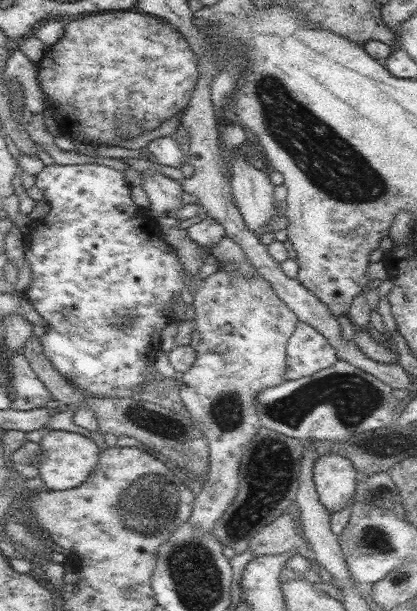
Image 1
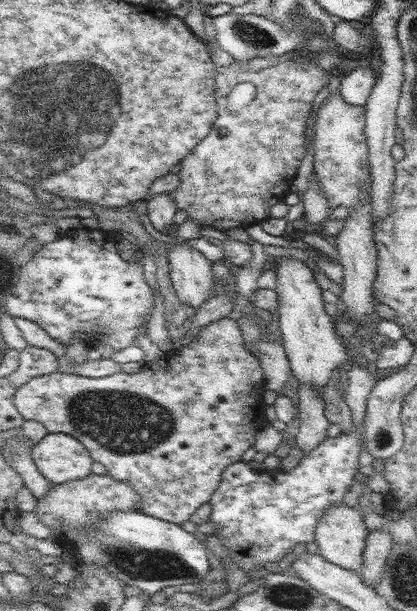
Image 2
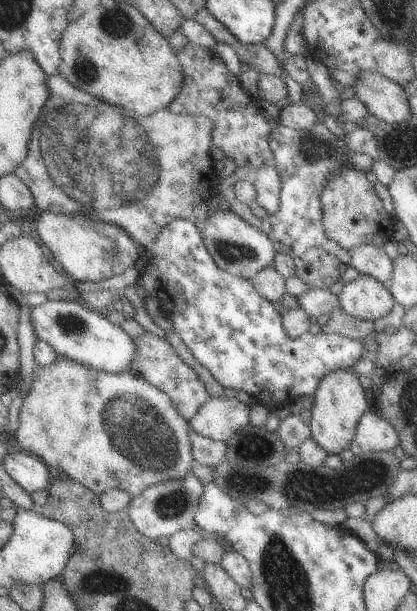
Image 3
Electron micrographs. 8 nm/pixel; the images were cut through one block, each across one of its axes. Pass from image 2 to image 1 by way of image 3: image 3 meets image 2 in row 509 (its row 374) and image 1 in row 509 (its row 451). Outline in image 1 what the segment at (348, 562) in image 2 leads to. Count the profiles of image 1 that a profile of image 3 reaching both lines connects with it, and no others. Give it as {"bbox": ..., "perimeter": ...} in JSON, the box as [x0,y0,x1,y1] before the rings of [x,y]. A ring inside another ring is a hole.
{"bbox":[313,453,357,512],"perimeter":[[[333,453],[322,455],[315,461],[313,482],[316,486],[318,499],[330,512],[340,512],[355,496],[357,488],[355,468],[350,460]]]}

